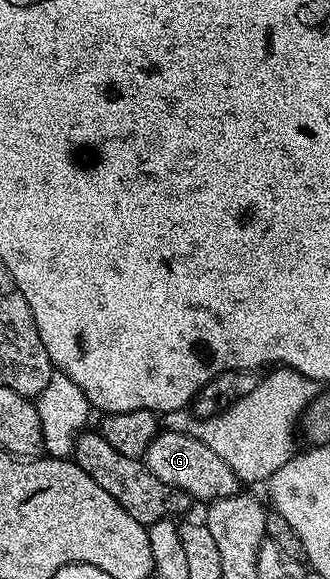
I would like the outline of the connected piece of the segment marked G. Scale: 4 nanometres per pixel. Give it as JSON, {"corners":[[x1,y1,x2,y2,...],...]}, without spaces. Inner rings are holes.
{"corners":[[165,429,159,432,147,447,143,460,150,472,167,487,181,488,190,498,204,503,233,496,241,489,241,480,233,473,232,467,221,460,213,449,205,445,202,439,179,431]]}

